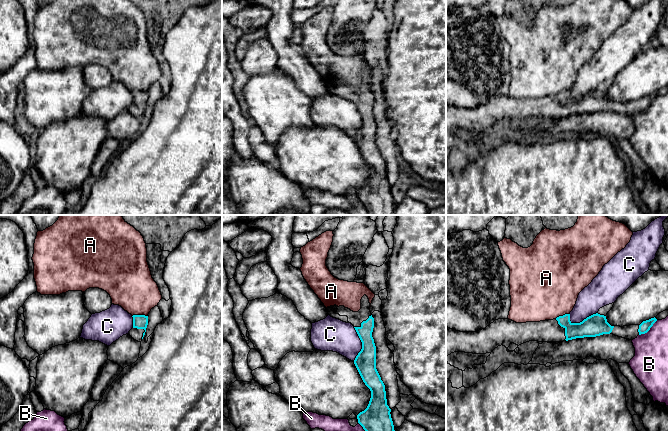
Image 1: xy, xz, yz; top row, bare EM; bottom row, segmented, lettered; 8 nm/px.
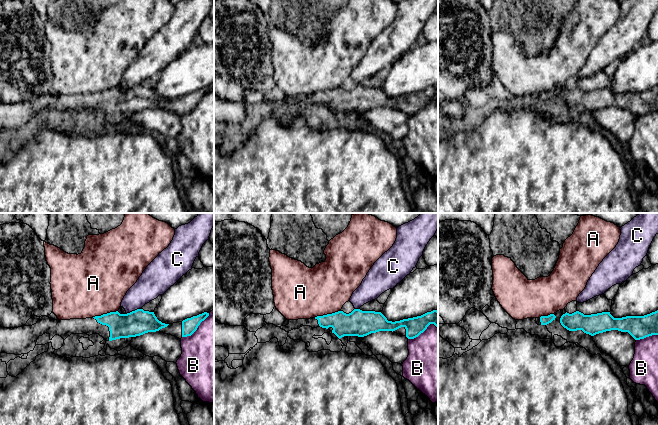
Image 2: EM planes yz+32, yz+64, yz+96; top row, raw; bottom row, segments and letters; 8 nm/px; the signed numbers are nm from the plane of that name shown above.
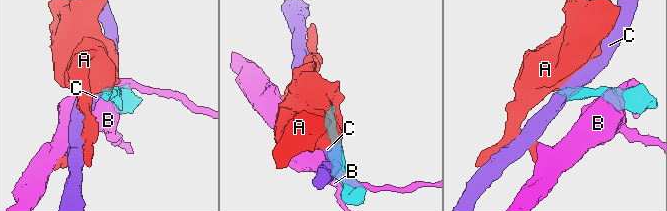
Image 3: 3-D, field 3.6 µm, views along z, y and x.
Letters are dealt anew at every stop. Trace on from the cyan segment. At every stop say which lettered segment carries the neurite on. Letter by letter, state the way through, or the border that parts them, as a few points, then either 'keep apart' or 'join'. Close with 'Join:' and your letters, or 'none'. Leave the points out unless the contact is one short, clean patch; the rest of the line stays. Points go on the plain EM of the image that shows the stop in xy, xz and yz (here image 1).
A: border along xy (146, 91), (132, 92); keep apart
B: keep apart
C: border along yz (597, 88), (579, 98), (571, 98), (569, 96); keep apart
Join: none

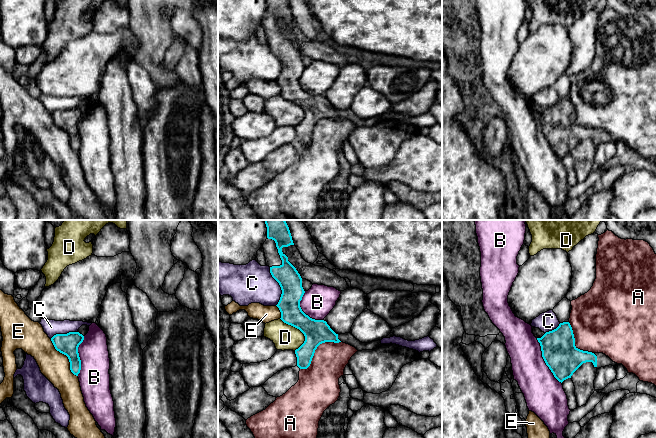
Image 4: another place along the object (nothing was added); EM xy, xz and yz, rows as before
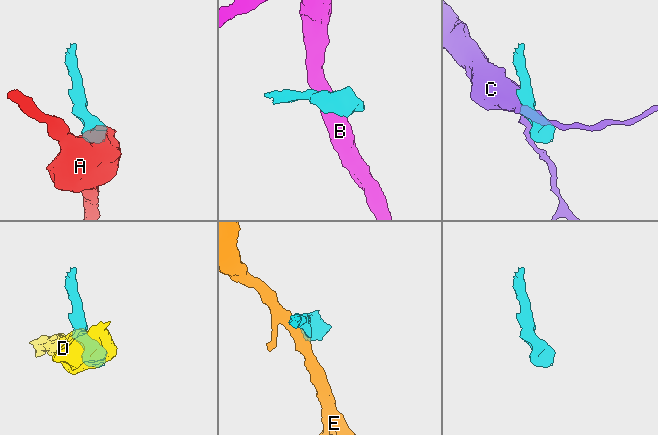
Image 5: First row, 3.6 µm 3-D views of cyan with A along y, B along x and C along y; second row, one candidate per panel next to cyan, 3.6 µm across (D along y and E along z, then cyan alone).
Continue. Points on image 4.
A: border along xz (340, 117), (322, 118), (315, 126), (311, 139), (300, 145); keep apart
B: keep apart
C: keep apart
D: keep apart
E: border along xy (50, 115), (53, 122), (67, 133), (69, 145), (77, 152); keep apart
Join: none

